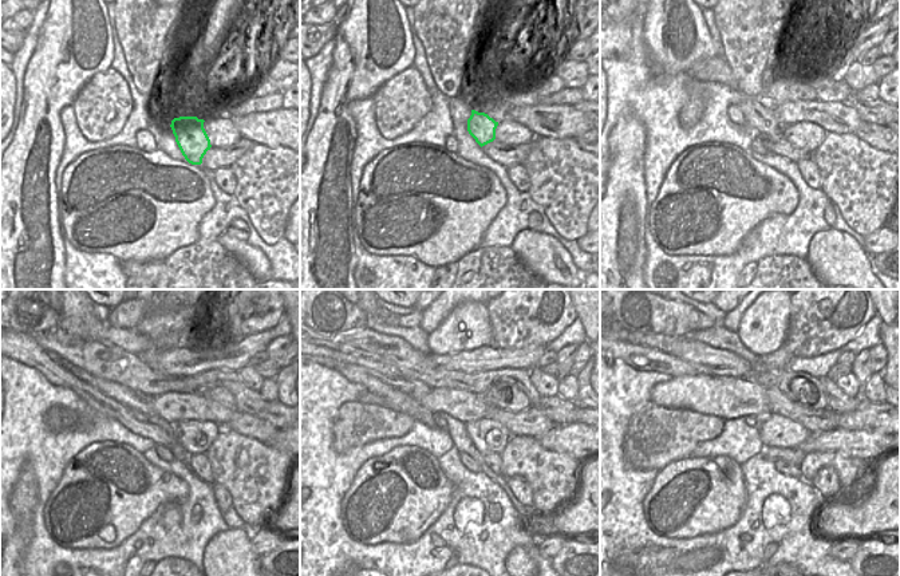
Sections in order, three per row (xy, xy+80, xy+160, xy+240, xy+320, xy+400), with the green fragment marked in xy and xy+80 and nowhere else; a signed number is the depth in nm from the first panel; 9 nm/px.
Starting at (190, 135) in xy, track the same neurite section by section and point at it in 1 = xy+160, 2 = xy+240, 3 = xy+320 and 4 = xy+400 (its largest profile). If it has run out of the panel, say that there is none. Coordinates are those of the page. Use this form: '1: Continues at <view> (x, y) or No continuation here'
1: Continues at xy+160 (761, 119)
2: Continues at xy+240 (133, 399)
3: Continues at xy+320 (330, 358)
4: Continues at xy+400 (639, 358)

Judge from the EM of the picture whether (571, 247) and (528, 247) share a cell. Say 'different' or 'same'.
different

